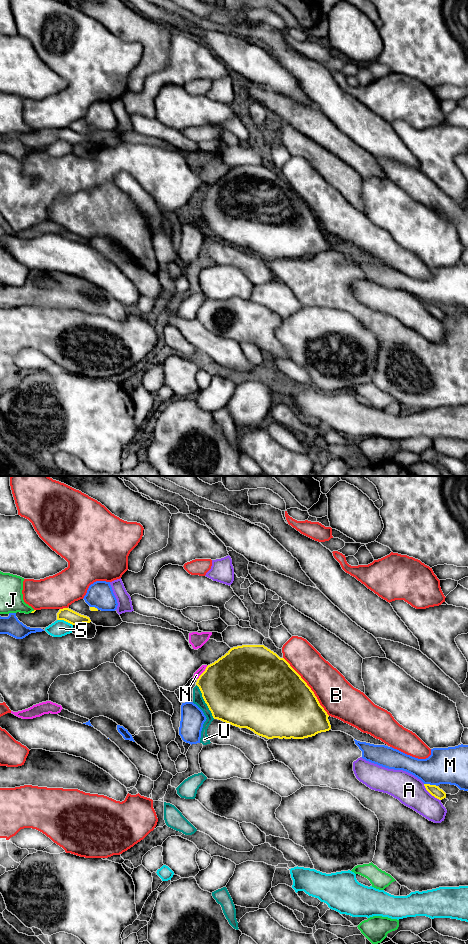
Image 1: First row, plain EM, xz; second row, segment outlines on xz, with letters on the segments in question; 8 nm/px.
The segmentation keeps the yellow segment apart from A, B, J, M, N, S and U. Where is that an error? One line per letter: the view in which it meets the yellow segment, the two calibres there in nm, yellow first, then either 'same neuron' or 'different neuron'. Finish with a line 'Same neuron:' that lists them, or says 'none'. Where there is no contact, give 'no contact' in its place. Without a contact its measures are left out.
A: xz | 90/240 nm | different neuron
B: xz | 500/300 nm | different neuron
J: xz | 20/190 nm | different neuron
M: xz | 90/280 nm | different neuron
N: xz | 480/50 nm | different neuron
S: xz | 110/140 nm | different neuron
U: xz | 500/80 nm | different neuron
Same neuron: none

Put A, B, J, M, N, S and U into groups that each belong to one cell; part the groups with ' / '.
A / B / J / M / N / S / U

